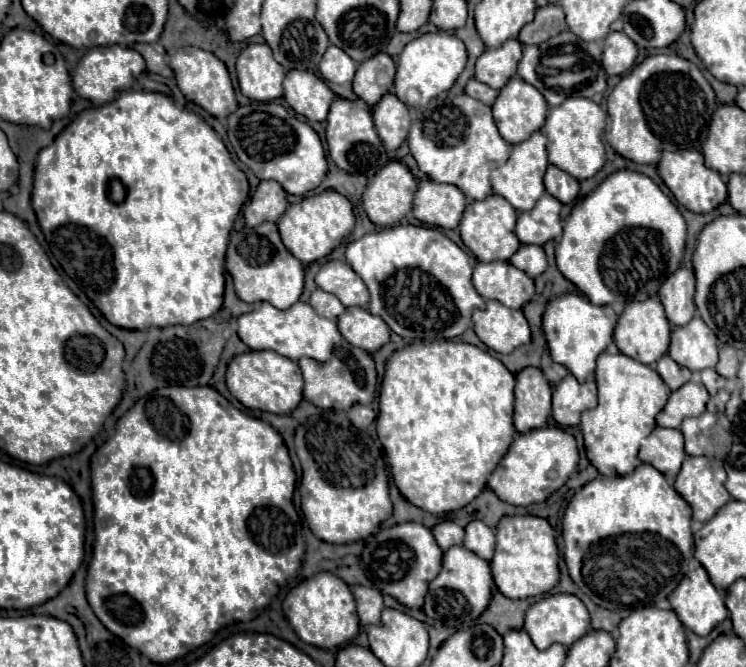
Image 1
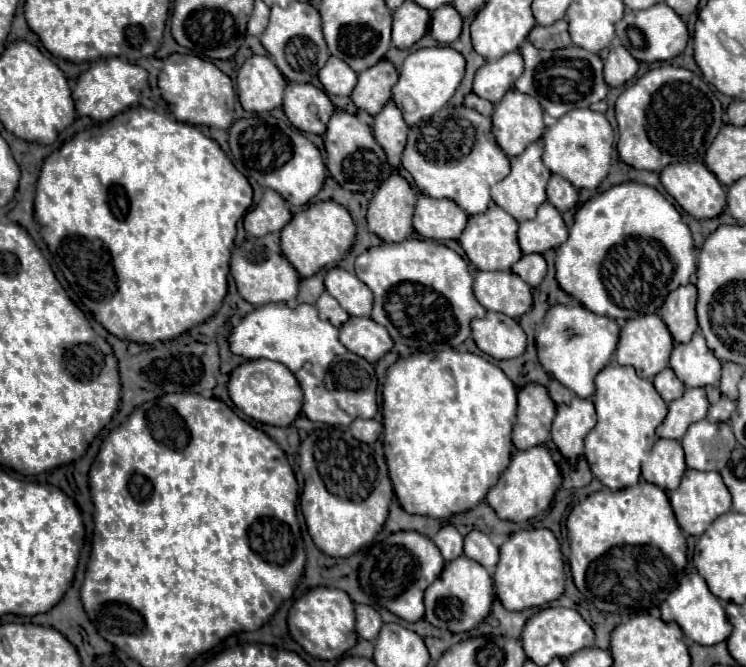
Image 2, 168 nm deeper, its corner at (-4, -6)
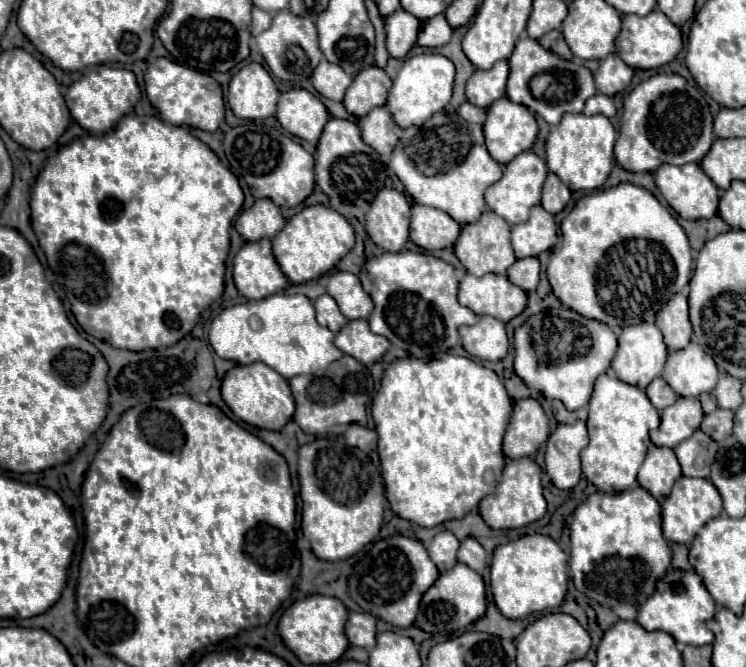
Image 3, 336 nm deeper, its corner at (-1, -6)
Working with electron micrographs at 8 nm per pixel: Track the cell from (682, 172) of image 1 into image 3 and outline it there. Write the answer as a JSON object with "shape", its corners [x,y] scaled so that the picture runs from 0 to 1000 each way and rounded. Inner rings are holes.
{"shape":[[[934,244],[924,247],[886,247],[878,256],[878,277],[886,286],[886,292],[894,298],[894,304],[916,325],[916,328],[953,328],[961,322],[964,307],[964,283],[958,274],[942,259],[942,253]]]}

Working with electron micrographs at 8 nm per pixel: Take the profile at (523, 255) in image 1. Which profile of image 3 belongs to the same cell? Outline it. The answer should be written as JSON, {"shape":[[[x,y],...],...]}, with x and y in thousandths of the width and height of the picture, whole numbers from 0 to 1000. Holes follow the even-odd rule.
{"shape":[[[704,385],[690,391],[682,403],[680,403],[680,415],[682,421],[688,421],[690,427],[696,427],[704,436],[717,436],[720,424],[723,424],[723,388],[720,385]]]}

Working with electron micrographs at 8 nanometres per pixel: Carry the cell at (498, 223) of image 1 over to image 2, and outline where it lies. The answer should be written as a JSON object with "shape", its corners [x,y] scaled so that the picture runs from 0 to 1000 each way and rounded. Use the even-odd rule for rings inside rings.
{"shape":[[[660,304],[651,319],[627,325],[627,337],[617,355],[617,367],[625,379],[625,385],[630,388],[630,394],[641,406],[668,406],[668,403],[676,406],[676,403],[684,403],[700,385],[700,376],[697,376],[694,358],[692,358],[692,346],[694,346],[692,328]]]}

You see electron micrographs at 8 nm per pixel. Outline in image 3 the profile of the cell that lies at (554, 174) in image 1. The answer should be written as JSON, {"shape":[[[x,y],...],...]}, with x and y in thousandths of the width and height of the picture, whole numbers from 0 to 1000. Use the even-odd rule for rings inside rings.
{"shape":[[[736,259],[733,268],[731,268],[731,277],[728,277],[728,298],[725,298],[725,307],[736,316],[736,319],[749,319],[765,298],[765,286],[760,277],[755,277],[755,271],[744,262],[744,259]]]}

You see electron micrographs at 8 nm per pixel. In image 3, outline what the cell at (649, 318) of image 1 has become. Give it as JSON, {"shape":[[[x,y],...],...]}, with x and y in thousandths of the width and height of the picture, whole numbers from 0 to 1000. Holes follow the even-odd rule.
{"shape":[[[854,484],[854,487],[840,487],[832,496],[830,523],[819,541],[819,550],[832,571],[865,583],[878,565],[886,562],[891,541],[894,541],[894,517],[889,514],[889,505],[886,505],[886,496],[881,493],[881,487],[878,484]]]}

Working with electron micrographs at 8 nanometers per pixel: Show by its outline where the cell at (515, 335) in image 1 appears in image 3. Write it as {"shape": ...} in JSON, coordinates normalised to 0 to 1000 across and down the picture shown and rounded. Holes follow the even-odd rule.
{"shape":[[[642,475],[637,487],[626,487],[615,493],[618,511],[626,529],[642,535],[647,541],[669,541],[682,529],[682,505],[677,496],[677,484],[664,475]]]}

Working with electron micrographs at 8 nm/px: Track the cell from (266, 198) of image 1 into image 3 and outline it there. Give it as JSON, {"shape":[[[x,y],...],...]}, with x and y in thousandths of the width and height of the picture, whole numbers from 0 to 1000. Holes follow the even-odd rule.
{"shape":[[[345,298],[336,313],[323,316],[315,343],[328,361],[347,361],[371,352],[379,343],[379,337],[382,328],[369,304],[363,298]]]}

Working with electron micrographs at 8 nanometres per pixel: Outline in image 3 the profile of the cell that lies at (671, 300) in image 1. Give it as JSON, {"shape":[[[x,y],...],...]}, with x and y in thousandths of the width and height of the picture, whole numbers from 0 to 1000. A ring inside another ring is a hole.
{"shape":[[[908,439],[902,442],[878,478],[881,490],[889,499],[891,517],[897,523],[916,523],[926,511],[926,481],[921,469],[921,445]]]}

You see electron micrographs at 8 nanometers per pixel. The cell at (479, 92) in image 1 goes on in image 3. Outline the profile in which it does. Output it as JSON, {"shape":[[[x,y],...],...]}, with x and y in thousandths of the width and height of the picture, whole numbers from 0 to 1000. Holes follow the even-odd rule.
{"shape":[[[623,151],[623,154],[615,160],[613,169],[615,169],[623,181],[634,181],[634,184],[642,184],[642,187],[650,184],[650,163],[645,163],[645,160],[639,160],[639,157],[629,154],[629,151]]]}

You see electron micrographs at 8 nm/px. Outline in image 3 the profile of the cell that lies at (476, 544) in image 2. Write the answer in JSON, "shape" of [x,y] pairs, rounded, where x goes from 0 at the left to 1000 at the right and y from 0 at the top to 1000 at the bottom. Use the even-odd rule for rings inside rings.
{"shape":[[[623,808],[618,811],[618,823],[613,826],[613,841],[629,847],[639,859],[645,859],[655,847],[655,832],[647,823],[647,817],[639,808]]]}

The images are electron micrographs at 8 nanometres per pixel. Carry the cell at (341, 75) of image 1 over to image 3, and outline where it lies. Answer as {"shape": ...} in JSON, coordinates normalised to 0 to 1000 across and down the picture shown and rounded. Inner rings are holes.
{"shape":[[[430,88],[430,97],[425,97],[425,103],[417,112],[417,124],[420,130],[438,148],[446,151],[460,151],[465,130],[471,127],[473,115],[465,112],[454,97],[446,97],[436,88]]]}

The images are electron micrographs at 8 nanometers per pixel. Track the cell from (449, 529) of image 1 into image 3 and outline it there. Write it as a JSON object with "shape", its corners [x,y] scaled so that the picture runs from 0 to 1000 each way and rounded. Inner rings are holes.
{"shape":[[[588,796],[578,817],[575,817],[575,832],[580,835],[580,844],[591,859],[602,856],[613,844],[613,823],[615,823],[615,808],[602,796]]]}

